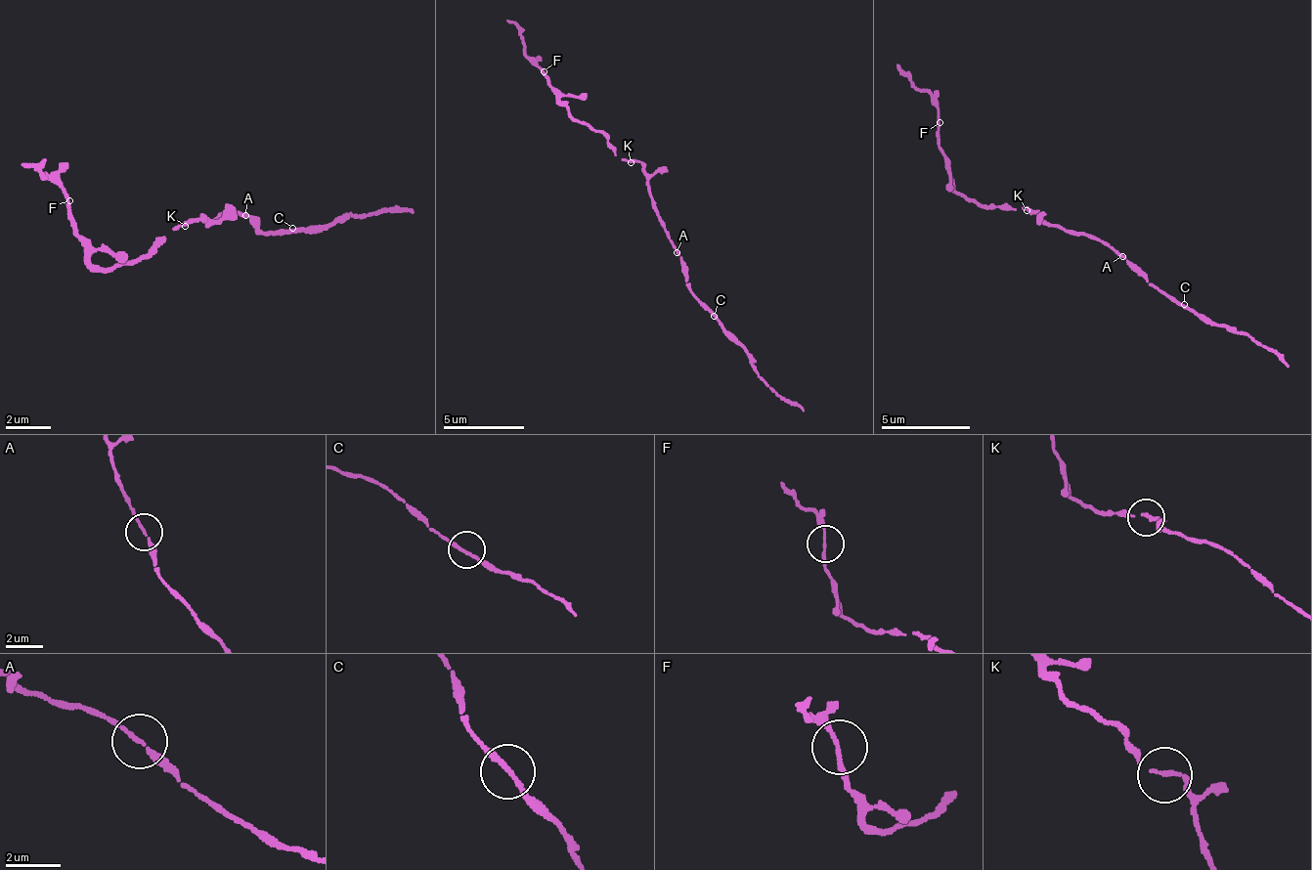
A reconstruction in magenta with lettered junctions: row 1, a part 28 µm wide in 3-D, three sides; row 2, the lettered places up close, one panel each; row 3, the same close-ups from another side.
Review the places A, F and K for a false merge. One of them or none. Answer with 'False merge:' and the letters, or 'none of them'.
False merge: none of them

